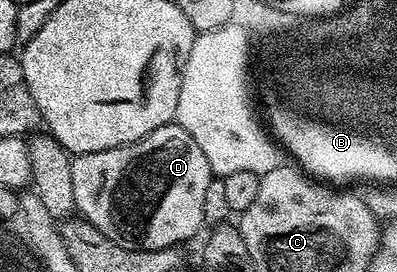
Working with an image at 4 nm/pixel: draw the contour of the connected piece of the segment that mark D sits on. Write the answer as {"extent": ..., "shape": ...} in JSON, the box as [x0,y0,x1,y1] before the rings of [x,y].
{"extent":[71,123,214,249],"shape":[[[179,123],[158,127],[150,135],[97,153],[82,153],[71,158],[74,199],[79,216],[90,222],[102,235],[114,239],[127,249],[171,249],[179,241],[188,241],[204,225],[202,202],[206,187],[214,180],[210,163],[202,155],[202,147],[190,139]]]}

